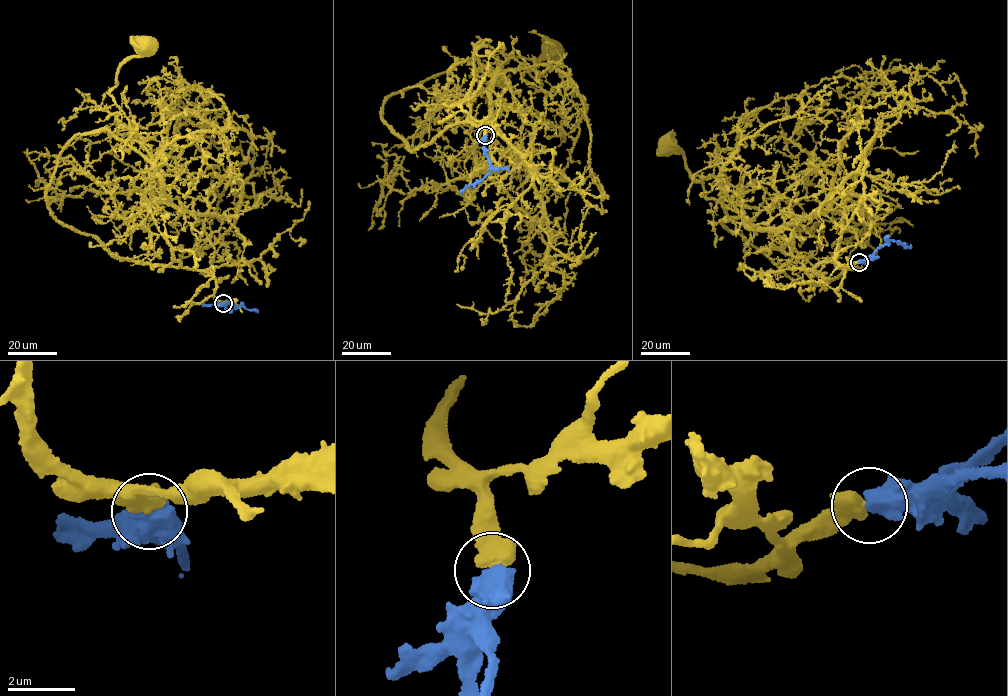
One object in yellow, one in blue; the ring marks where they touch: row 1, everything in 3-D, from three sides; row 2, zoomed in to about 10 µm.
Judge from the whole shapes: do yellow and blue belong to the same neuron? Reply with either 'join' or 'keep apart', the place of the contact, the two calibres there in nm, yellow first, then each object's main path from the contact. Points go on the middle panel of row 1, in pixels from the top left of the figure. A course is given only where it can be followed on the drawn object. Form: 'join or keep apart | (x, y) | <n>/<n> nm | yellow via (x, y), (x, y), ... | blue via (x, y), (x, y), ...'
join | (485, 135) | 550/700 nm | yellow via (485, 135), (490, 118), (412, 150), (383, 120), (383, 103), (457, 64), (498, 73), (496, 57), (549, 48) | blue via (485, 135), (483, 142), (490, 170), (481, 180), (466, 186), (461, 193)

